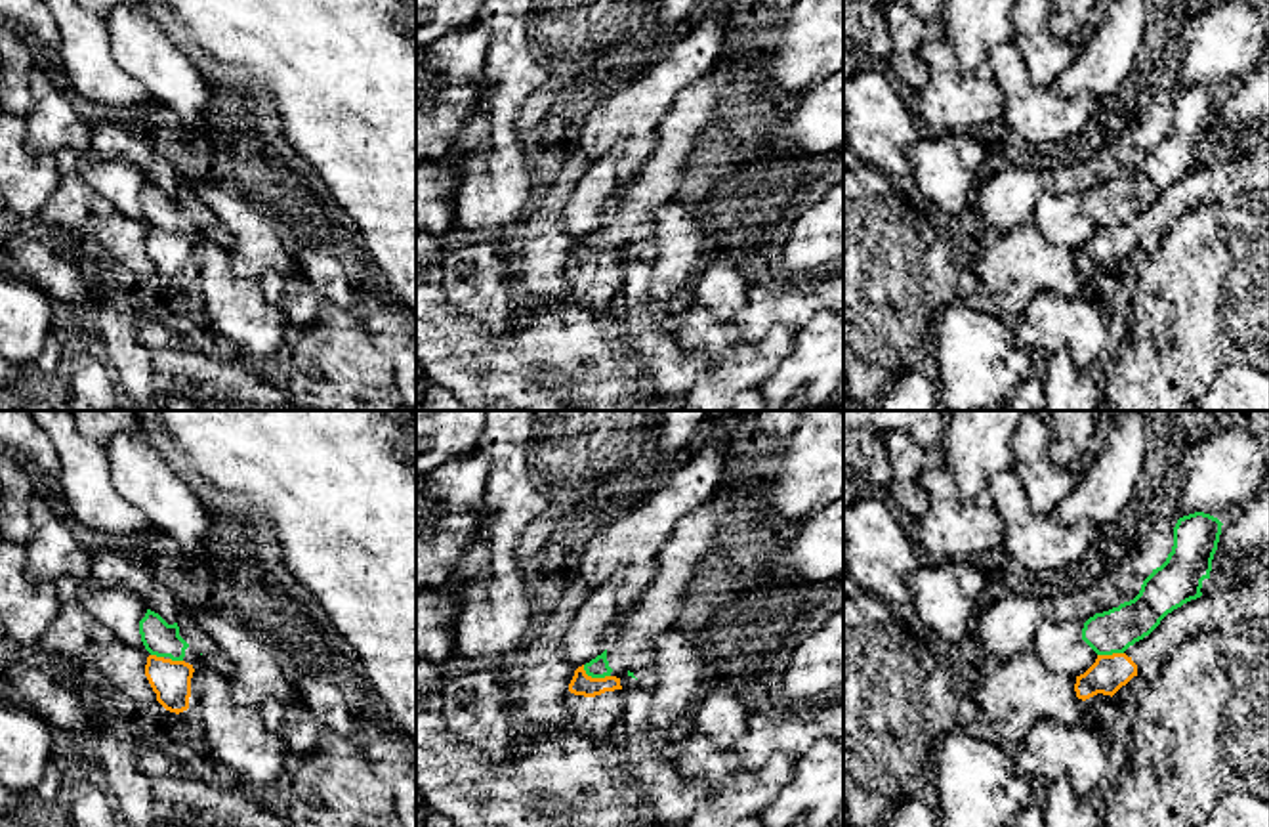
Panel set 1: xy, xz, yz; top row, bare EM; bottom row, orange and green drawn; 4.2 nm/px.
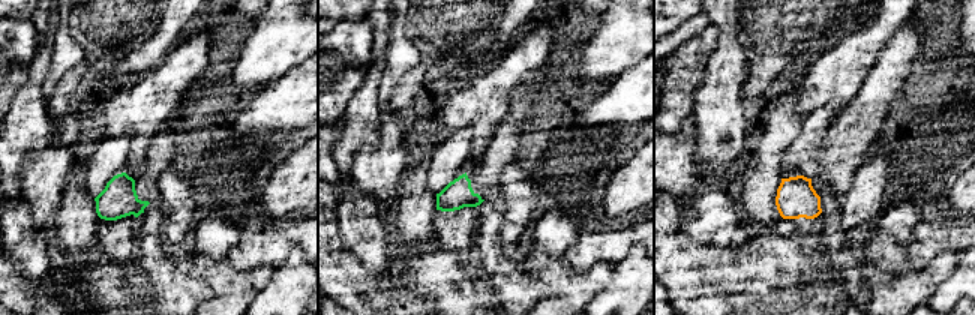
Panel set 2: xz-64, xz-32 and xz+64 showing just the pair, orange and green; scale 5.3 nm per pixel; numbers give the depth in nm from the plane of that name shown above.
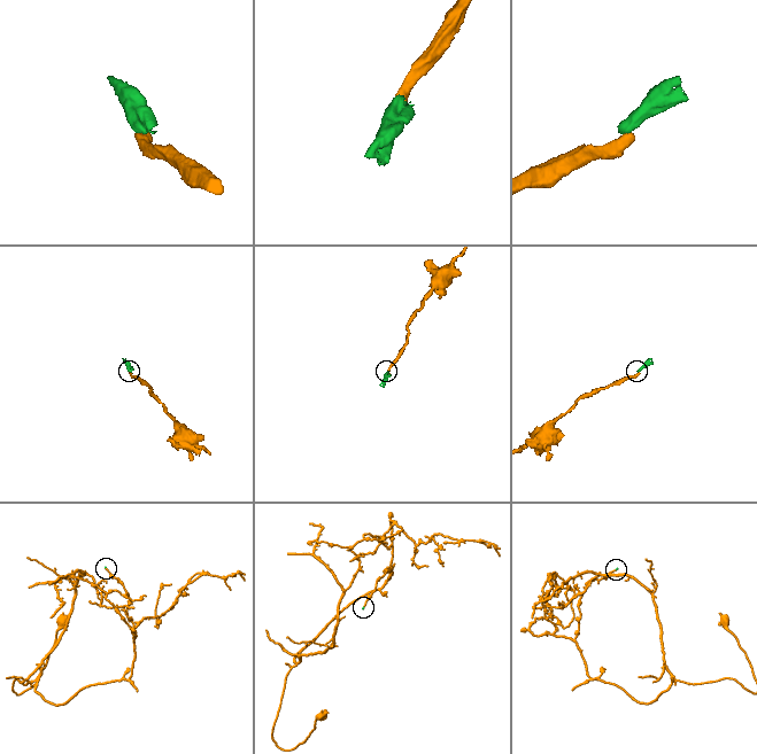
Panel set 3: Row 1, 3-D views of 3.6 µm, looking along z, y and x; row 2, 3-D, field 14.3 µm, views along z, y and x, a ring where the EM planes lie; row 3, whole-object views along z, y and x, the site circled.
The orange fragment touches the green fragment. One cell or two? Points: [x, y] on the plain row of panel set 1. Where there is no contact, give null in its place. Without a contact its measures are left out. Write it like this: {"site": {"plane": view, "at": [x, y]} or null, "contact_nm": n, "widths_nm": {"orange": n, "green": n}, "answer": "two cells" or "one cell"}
{"site": {"plane": "xz", "at": [594, 251]}, "contact_nm": 130, "widths_nm": {"orange": 90, "green": 90}, "answer": "two cells"}

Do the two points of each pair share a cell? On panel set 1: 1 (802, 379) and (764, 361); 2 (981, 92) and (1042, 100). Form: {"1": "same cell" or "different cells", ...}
{"1": "different cells", "2": "different cells"}

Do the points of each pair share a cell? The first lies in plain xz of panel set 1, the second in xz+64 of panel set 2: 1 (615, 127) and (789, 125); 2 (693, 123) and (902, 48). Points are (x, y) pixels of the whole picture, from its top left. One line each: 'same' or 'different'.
1: different
2: same

